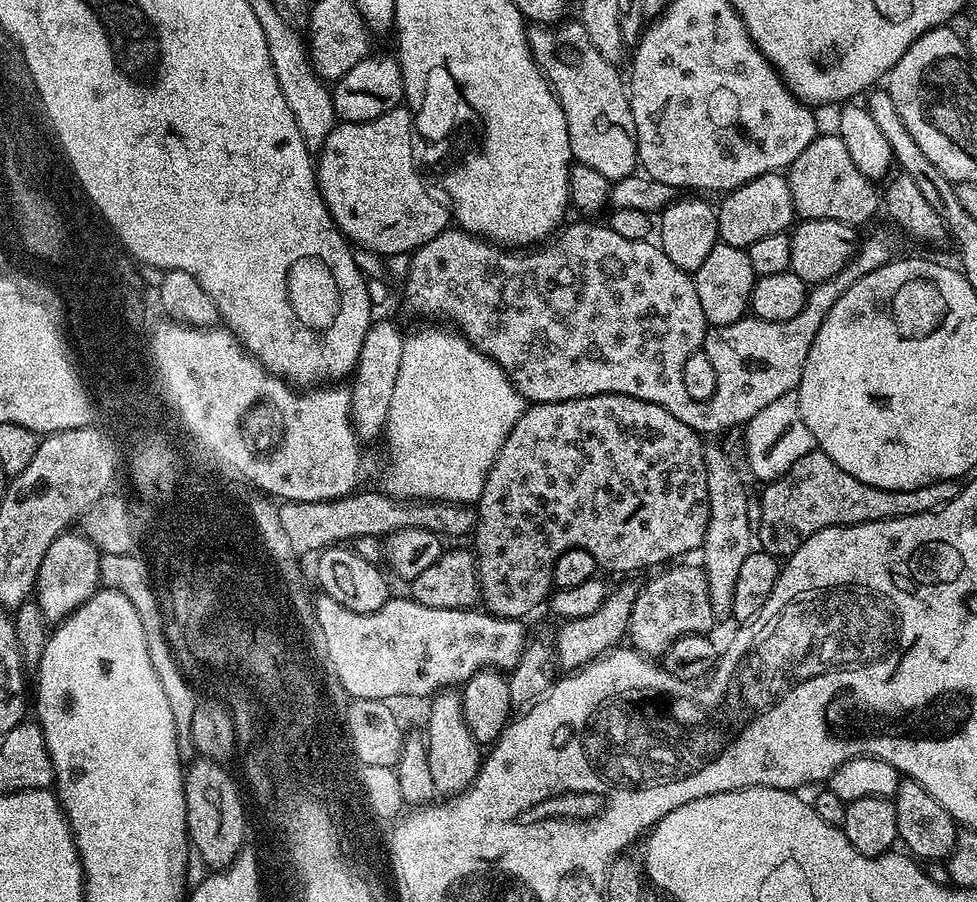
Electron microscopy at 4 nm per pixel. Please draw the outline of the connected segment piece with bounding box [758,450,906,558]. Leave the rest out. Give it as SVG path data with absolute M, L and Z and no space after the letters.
M808 450L805 451L802 458L798 458L798 462L794 462L794 466L790 466L790 470L786 470L786 474L781 476L775 482L768 482L763 485L764 493L760 496L760 516L758 512L758 544L763 551L770 553L774 557L787 558L798 550L798 546L802 546L802 542L806 542L806 538L810 538L818 530L823 528L837 528L843 524L865 524L866 522L882 522L883 520L893 520L894 518L906 518L904 514L904 494L906 490L882 490L878 486L870 486L866 482L858 482L858 478L854 478L854 474L846 474L846 470L842 470L842 466L838 466L838 462L834 462L822 451Z

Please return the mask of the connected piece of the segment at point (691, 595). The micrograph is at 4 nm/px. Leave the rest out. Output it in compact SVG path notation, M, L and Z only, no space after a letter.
M688 562L673 563L652 574L657 576L650 577L644 589L641 587L636 593L628 619L628 636L631 647L644 653L645 657L660 658L656 656L667 653L678 638L711 633L712 623L717 623L718 617L710 606L710 590L703 567L684 563Z

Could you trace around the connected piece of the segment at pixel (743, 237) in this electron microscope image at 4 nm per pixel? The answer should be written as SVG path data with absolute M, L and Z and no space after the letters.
M779 171L767 172L727 193L716 208L719 243L738 246L747 250L758 238L770 234L788 232L793 227L796 208L792 205L792 195L787 175Z

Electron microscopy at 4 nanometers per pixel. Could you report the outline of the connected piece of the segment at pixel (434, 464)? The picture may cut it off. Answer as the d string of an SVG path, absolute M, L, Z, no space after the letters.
M440 327L444 328L420 328L413 336L409 335L405 339L404 349L402 350L402 366L398 370L398 382L394 382L394 398L390 401L390 414L388 415L388 427L386 429L388 469L384 472L382 488L395 500L405 502L443 502L445 504L475 505L486 486L486 478L498 458L498 450L502 450L502 442L506 442L510 430L514 430L514 424L518 422L518 418L522 418L526 401L524 395L510 382L507 374L489 356L479 352L465 336L461 336L459 332L451 327Z

